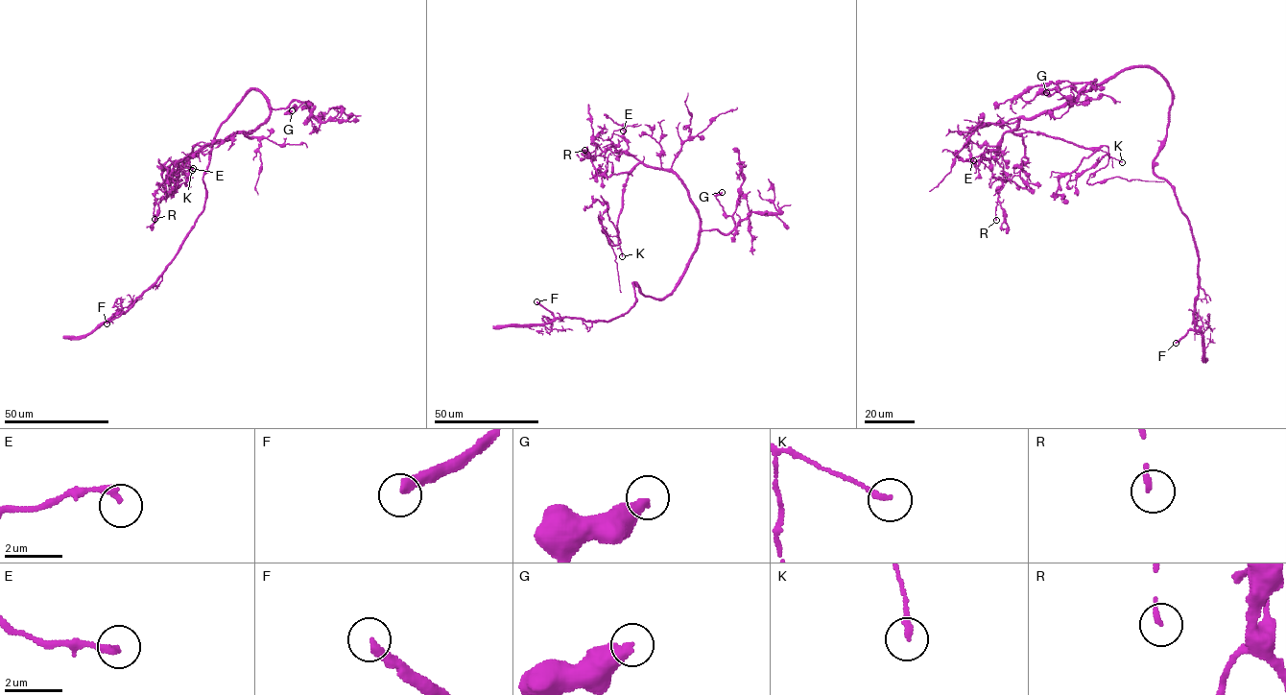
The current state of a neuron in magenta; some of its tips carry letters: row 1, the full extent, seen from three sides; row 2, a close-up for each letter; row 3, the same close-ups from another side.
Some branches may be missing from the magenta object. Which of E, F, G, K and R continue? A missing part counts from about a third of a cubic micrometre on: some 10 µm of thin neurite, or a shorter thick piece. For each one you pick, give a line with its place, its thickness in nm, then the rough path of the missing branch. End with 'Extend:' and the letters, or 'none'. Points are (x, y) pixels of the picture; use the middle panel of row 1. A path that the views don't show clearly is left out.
F: place (536, 301); calibre 360 nm
Extend: F

